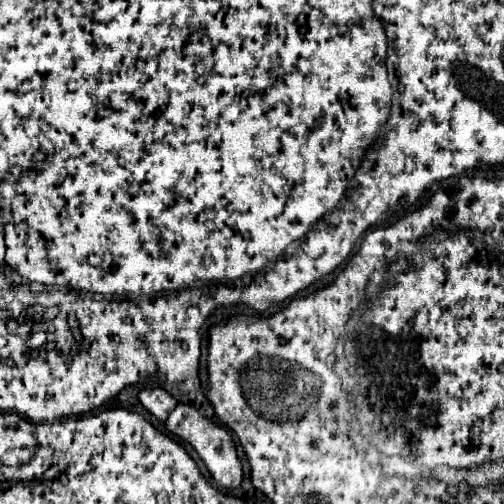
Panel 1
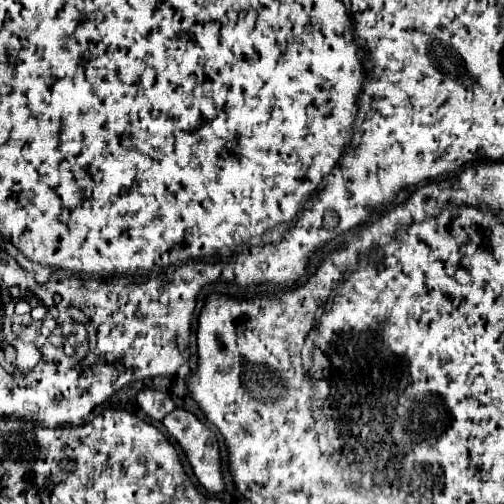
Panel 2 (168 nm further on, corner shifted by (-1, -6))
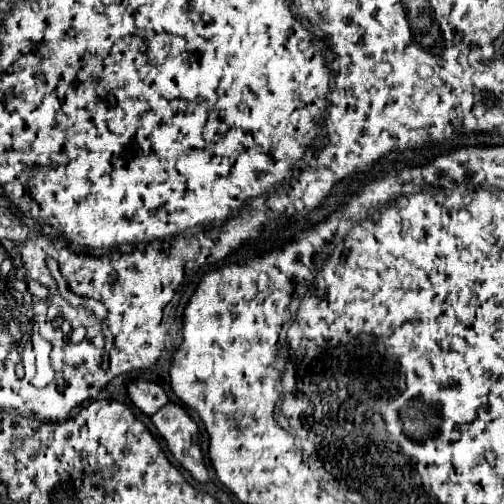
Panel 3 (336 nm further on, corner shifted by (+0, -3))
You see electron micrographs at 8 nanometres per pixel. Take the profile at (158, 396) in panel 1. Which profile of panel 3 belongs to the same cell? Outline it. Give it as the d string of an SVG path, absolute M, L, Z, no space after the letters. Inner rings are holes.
M132 381L128 385L128 395L132 399L132 403L144 413L144 415L154 415L158 409L162 409L168 403L168 395L166 391L152 381Z

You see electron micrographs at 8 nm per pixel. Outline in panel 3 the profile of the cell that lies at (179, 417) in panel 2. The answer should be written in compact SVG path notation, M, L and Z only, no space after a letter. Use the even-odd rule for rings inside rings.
M176 403L164 405L152 417L158 433L166 439L170 453L182 463L184 469L192 473L192 477L200 483L208 481L208 469L202 457L202 447L198 443L200 429L198 423Z

